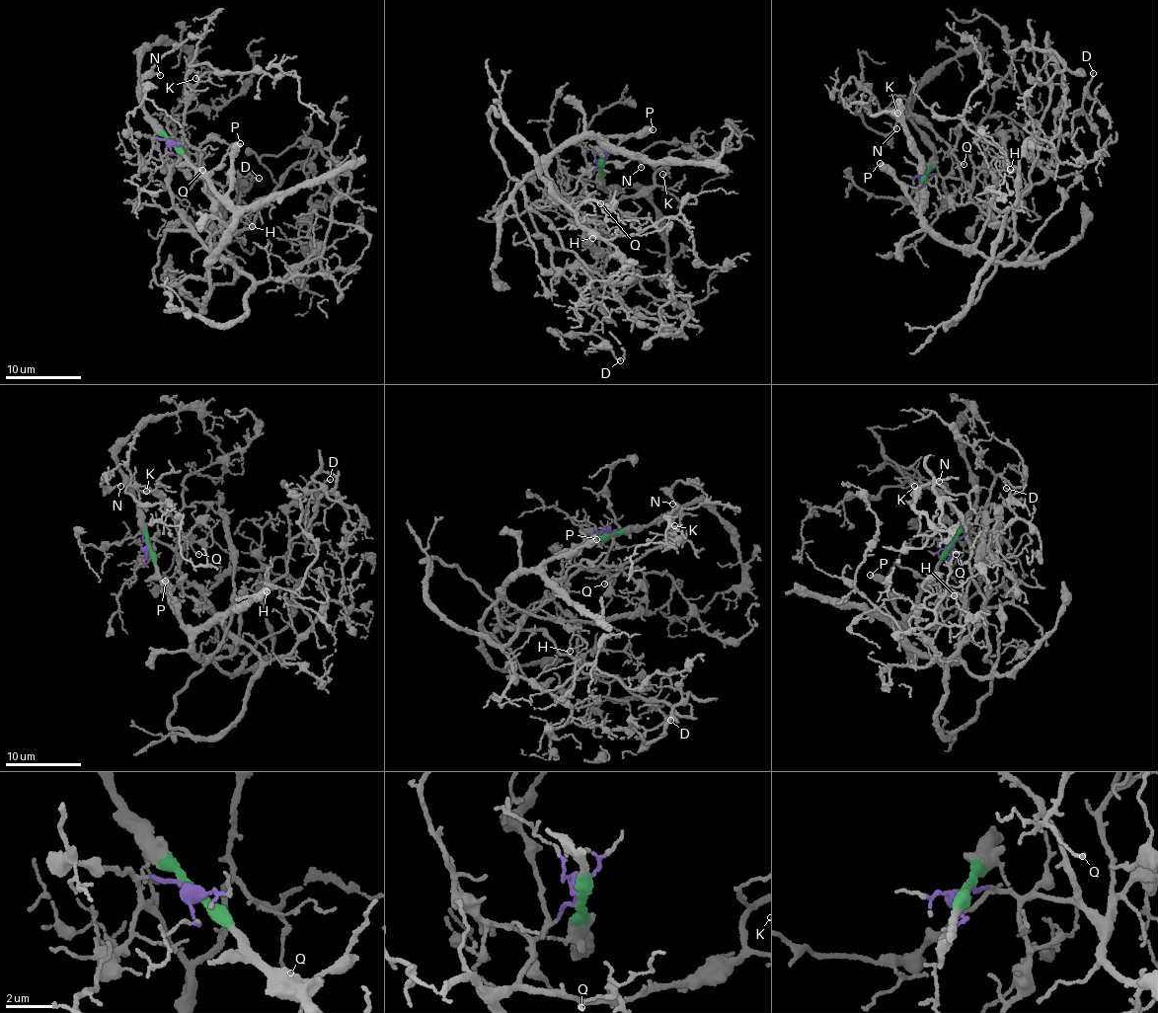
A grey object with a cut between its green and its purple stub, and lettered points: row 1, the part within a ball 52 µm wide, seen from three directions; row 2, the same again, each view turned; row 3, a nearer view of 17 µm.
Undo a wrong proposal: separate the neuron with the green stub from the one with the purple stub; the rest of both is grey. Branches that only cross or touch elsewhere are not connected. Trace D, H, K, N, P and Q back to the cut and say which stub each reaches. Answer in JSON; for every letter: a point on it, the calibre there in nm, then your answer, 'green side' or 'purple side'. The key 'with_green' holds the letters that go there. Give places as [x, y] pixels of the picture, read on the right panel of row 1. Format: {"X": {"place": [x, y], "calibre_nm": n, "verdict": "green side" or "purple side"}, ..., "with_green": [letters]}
{"D": {"place": [1093, 73], "calibre_nm": 130, "verdict": "purple side"}, "H": {"place": [1010, 169], "calibre_nm": 150, "verdict": "purple side"}, "K": {"place": [897, 113], "calibre_nm": 150, "verdict": "purple side"}, "N": {"place": [896, 128], "calibre_nm": 130, "verdict": "purple side"}, "P": {"place": [880, 163], "calibre_nm": 600, "verdict": "green side"}, "Q": {"place": [964, 164], "calibre_nm": 120, "verdict": "purple side"}, "with_green": ["P"]}

